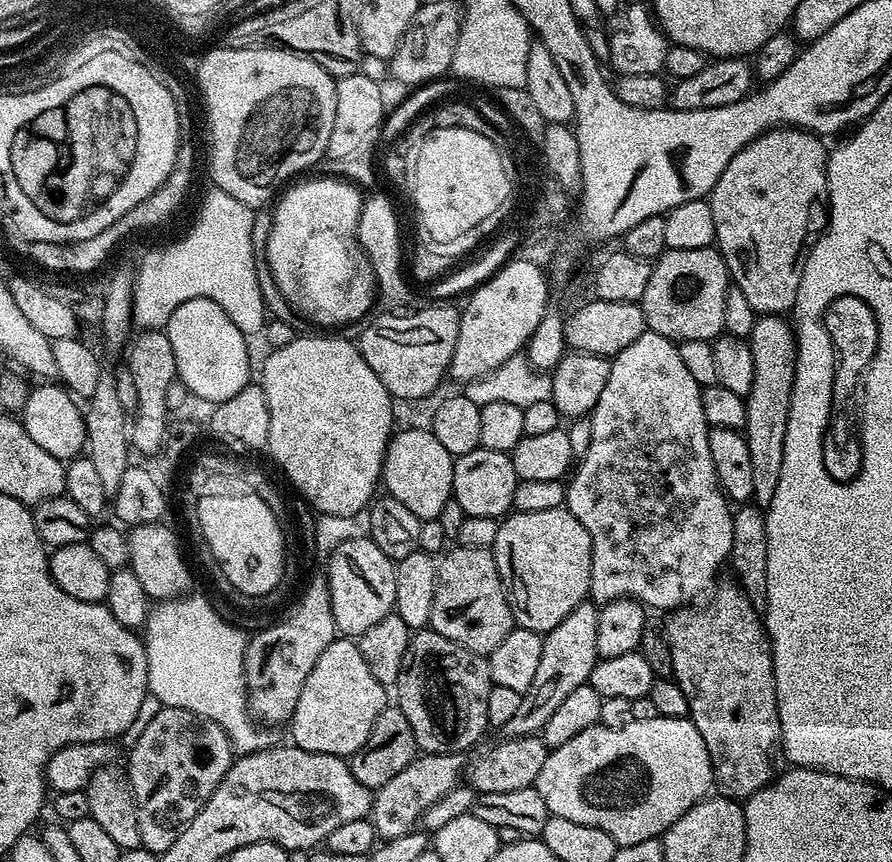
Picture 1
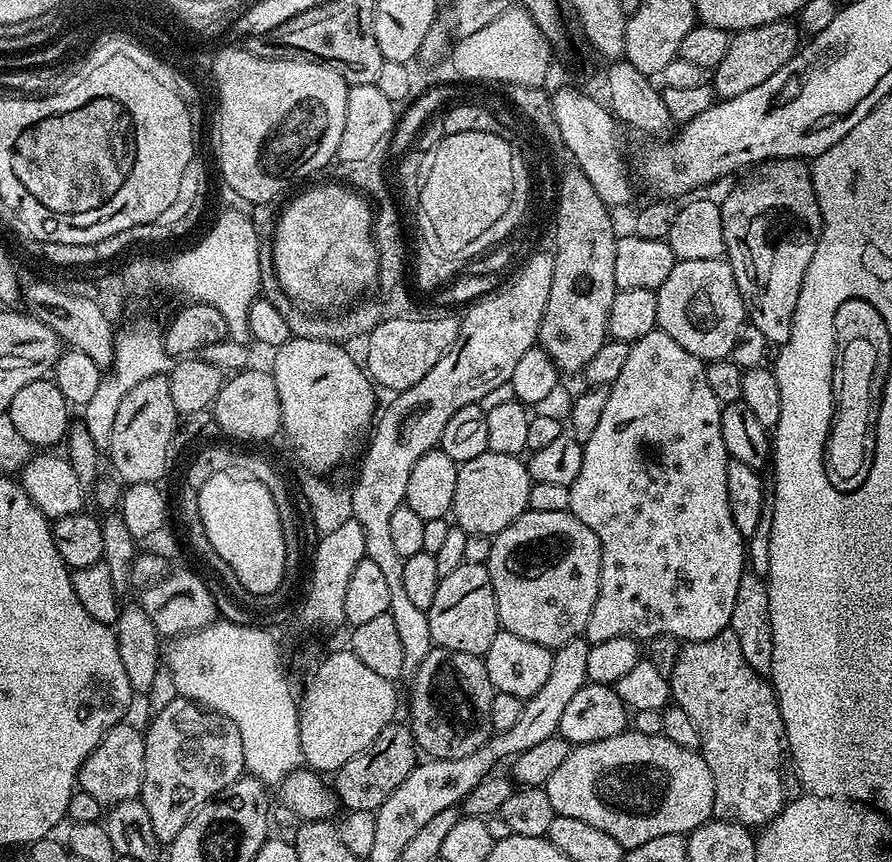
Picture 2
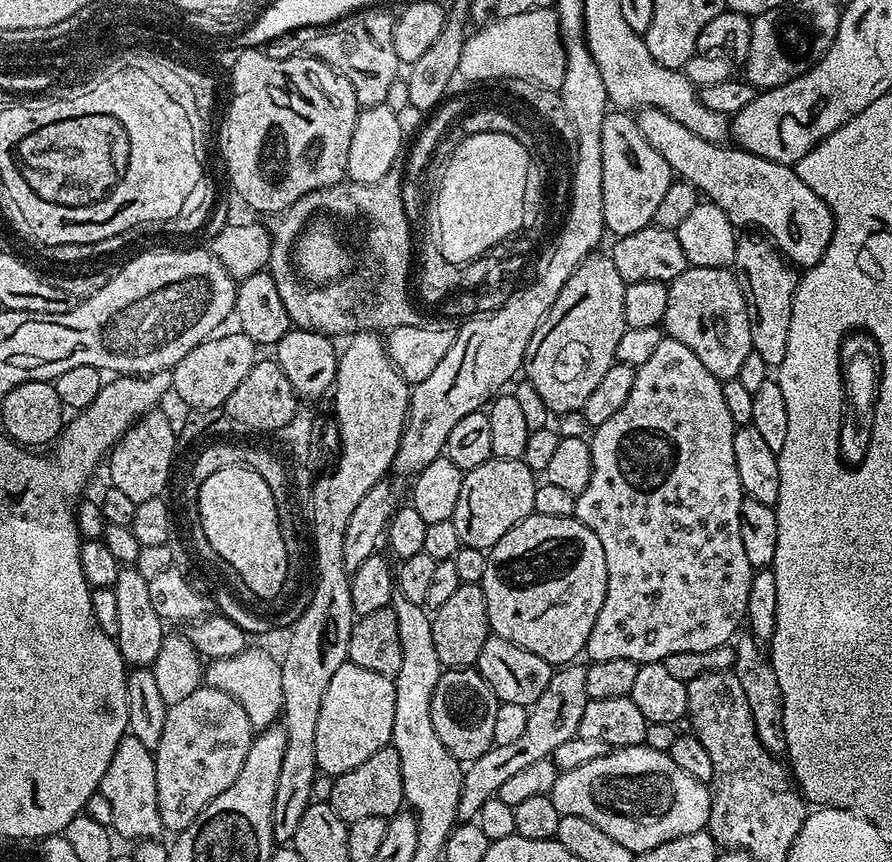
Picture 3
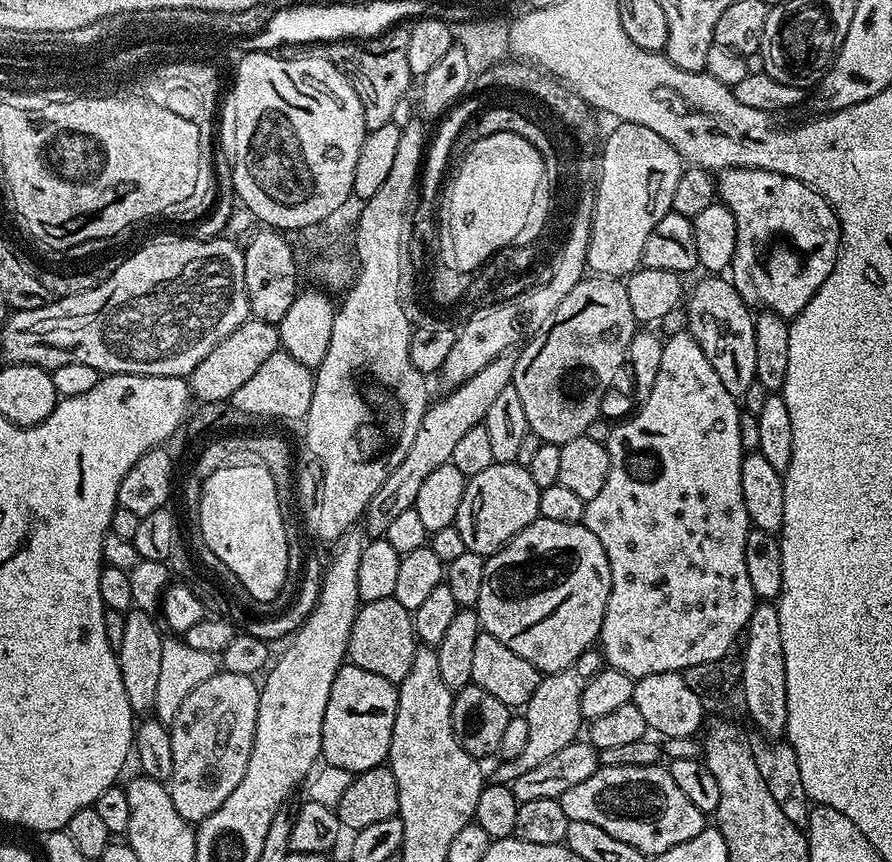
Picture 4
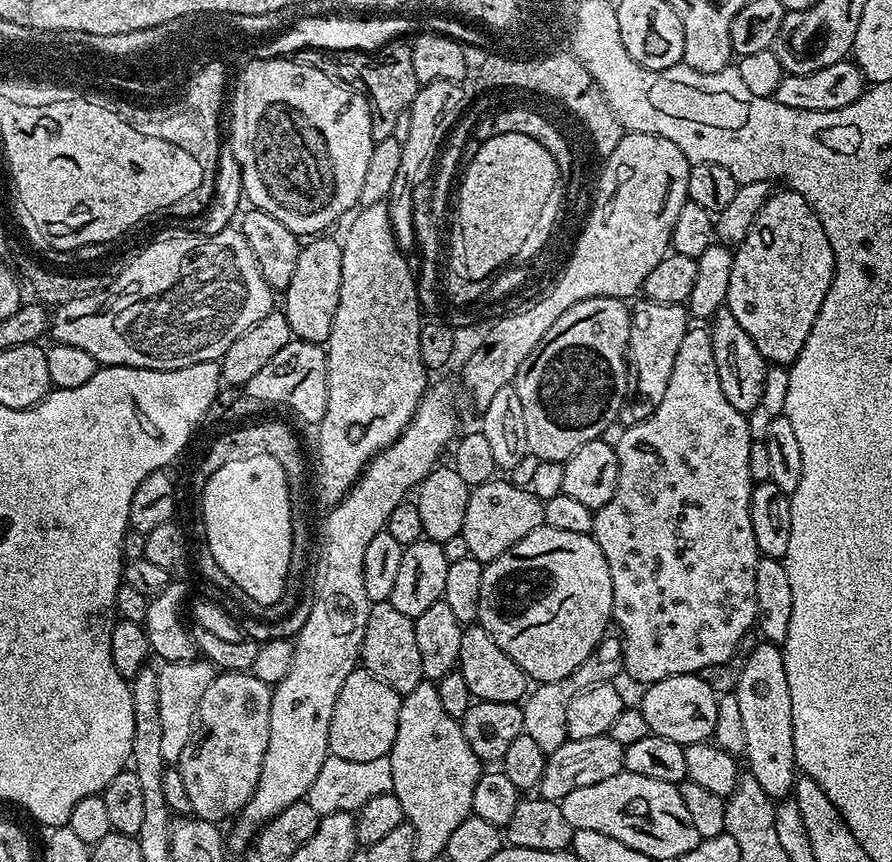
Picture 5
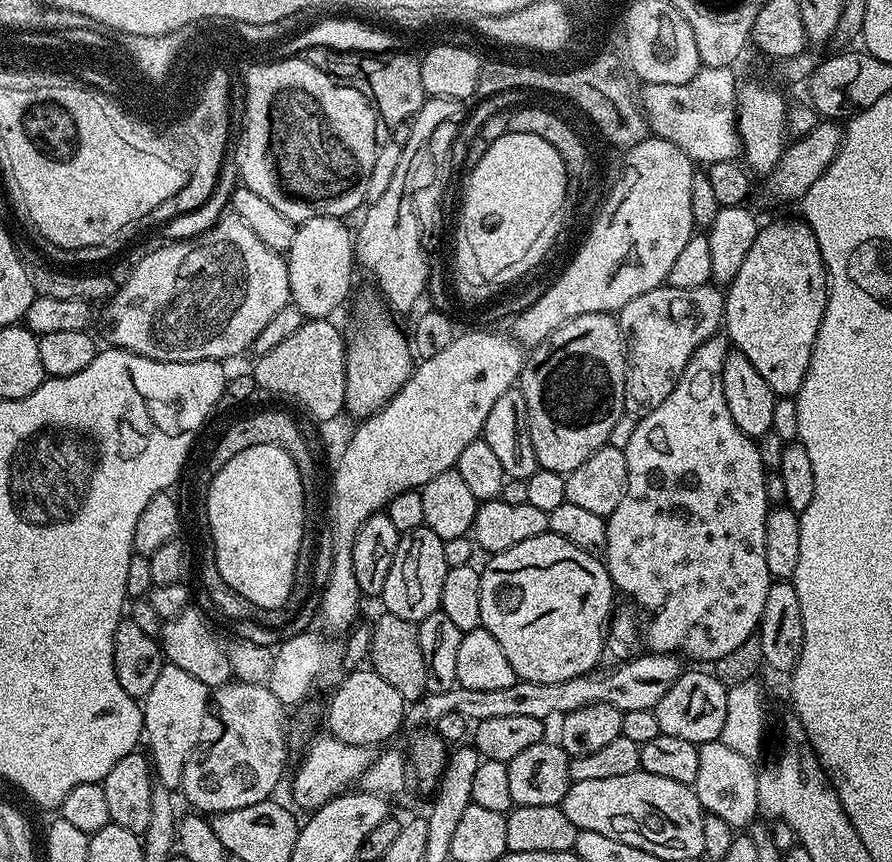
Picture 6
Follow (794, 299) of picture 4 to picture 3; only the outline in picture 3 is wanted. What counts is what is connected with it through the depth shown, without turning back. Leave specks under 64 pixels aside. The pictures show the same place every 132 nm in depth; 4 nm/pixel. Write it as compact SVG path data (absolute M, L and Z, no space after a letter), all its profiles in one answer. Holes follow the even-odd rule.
M642 108L634 119L642 138L666 158L673 173L683 183L692 184L701 197L717 204L730 218L737 229L759 230L772 241L789 264L800 270L815 266L826 254L832 241L832 212L802 178L798 178L795 167L779 164L750 154L742 148L725 146L723 143L698 138L694 130L686 130L682 122L674 122L665 112L657 108Z

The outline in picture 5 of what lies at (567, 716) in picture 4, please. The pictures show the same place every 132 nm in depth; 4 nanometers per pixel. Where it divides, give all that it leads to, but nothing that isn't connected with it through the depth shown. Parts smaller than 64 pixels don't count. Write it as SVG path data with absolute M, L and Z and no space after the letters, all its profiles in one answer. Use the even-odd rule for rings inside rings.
M606 634L600 639L598 646L590 654L590 658L586 658L586 662L582 662L582 666L578 666L578 670L574 670L574 674L570 674L558 682L536 684L525 695L522 701L524 735L534 738L534 742L538 742L538 746L542 746L542 750L546 754L558 750L558 746L562 746L568 741L566 710L570 707L570 698L574 698L574 694L578 694L582 690L586 690L586 686L615 681L617 679L615 676L621 675L623 672L624 642L619 635Z

